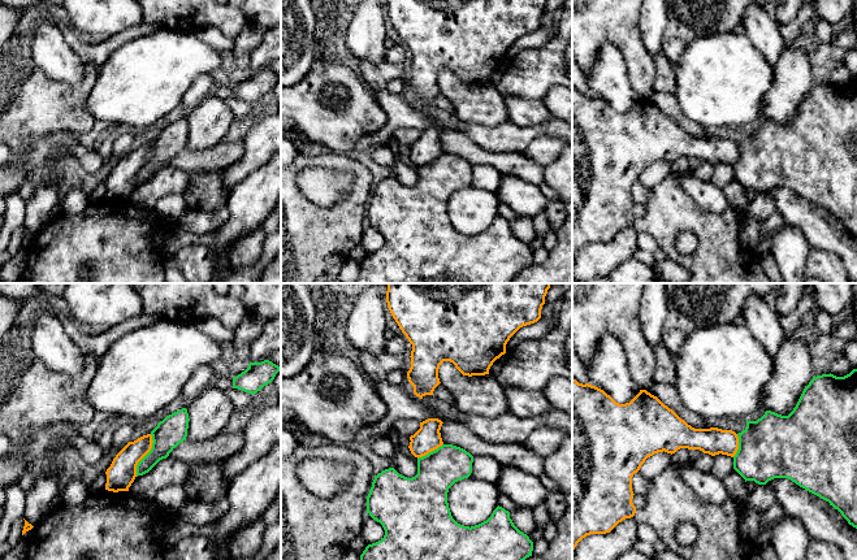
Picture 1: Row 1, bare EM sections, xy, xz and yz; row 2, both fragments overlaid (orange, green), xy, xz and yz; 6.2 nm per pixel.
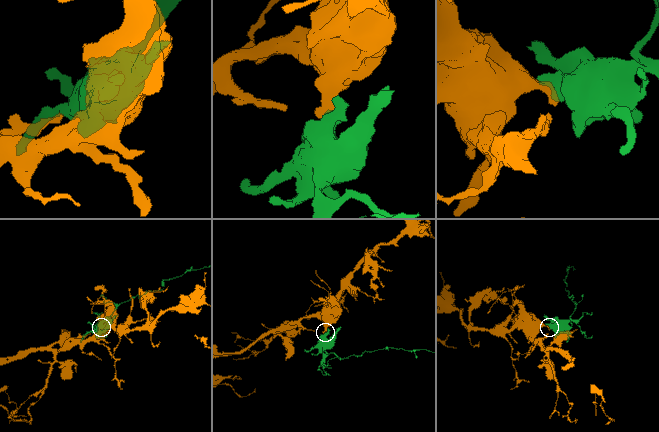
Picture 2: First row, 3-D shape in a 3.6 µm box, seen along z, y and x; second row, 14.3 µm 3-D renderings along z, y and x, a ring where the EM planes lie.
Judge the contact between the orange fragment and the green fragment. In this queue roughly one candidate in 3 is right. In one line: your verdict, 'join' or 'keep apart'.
keep apart

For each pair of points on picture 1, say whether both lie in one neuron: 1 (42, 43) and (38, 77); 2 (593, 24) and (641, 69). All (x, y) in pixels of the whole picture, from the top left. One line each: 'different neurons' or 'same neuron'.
1: different neurons
2: same neuron

